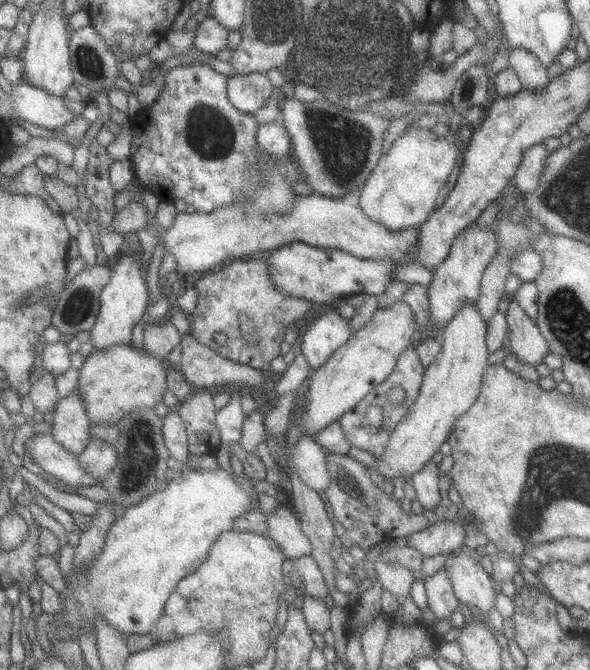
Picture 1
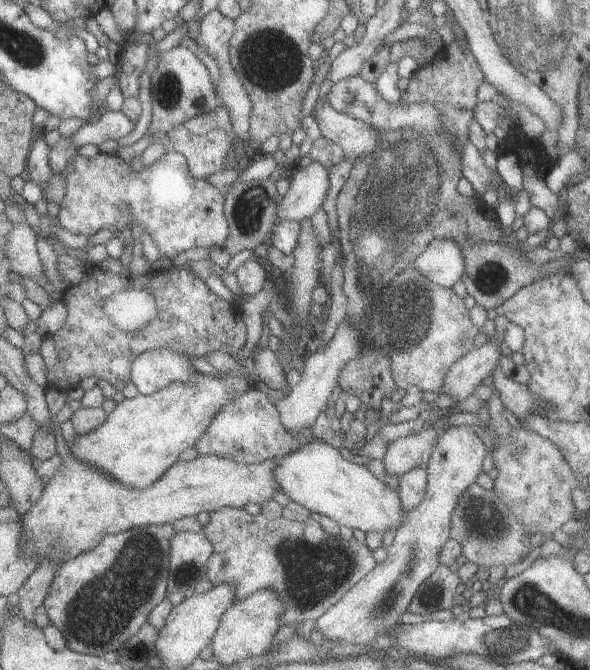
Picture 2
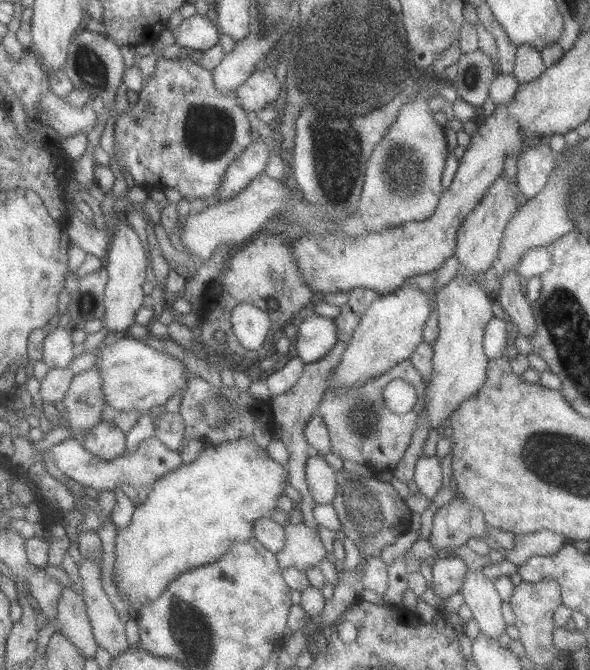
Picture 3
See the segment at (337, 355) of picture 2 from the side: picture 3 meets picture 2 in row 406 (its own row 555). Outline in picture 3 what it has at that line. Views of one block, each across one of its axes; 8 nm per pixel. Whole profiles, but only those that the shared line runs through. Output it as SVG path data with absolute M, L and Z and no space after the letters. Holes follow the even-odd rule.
M304 523L285 524L284 548L276 553L282 568L306 570L318 566L327 555L316 530L308 528Z

